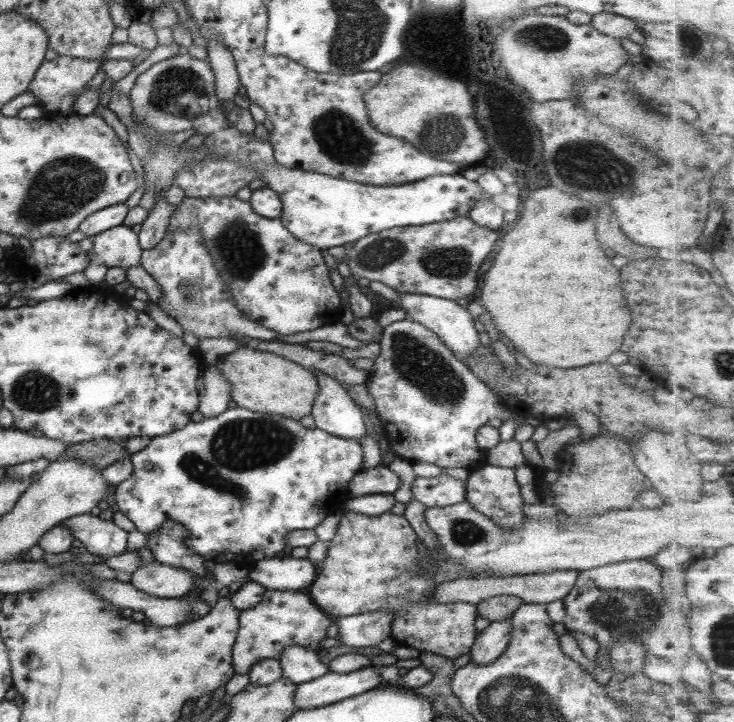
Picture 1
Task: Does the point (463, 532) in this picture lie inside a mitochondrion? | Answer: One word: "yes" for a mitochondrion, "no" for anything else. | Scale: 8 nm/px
yes

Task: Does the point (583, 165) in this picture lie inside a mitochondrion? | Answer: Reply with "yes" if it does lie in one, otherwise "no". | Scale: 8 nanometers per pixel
yes

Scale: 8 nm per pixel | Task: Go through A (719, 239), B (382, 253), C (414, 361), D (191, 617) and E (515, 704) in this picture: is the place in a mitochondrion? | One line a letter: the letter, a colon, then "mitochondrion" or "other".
A: other
B: mitochondrion
C: mitochondrion
D: other
E: mitochondrion

